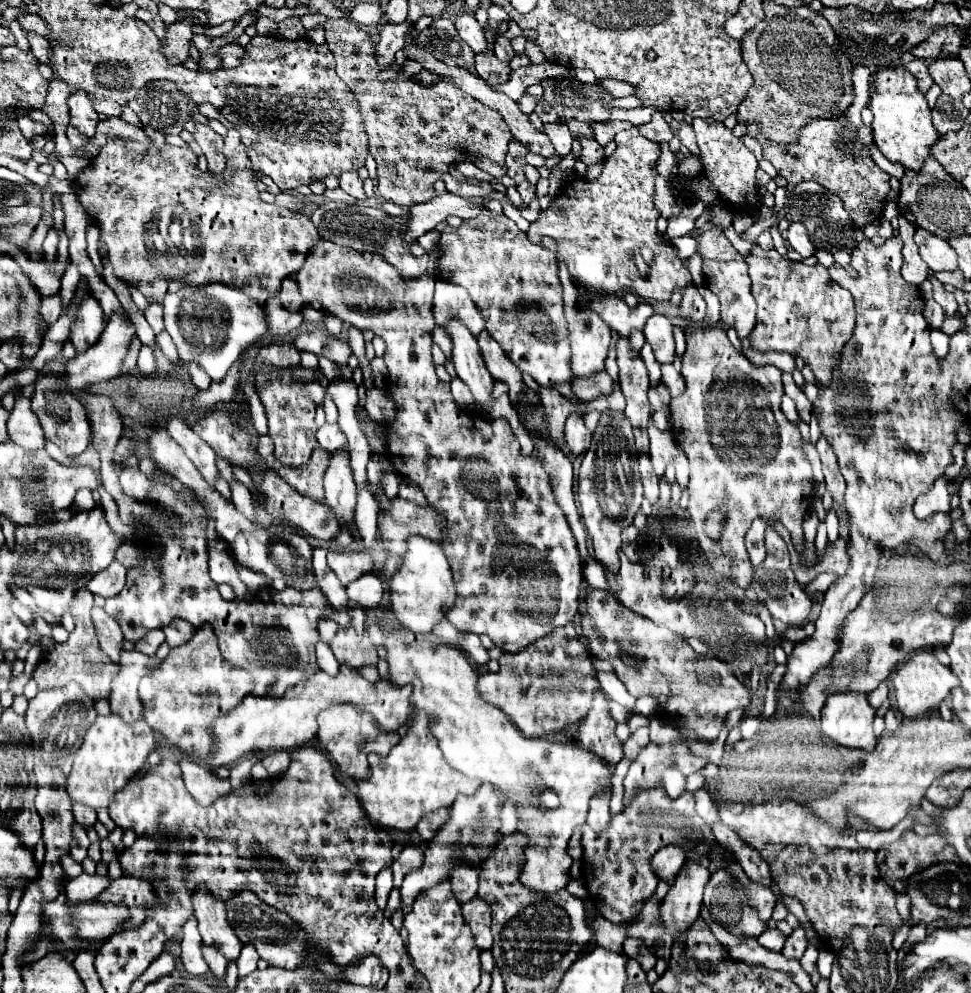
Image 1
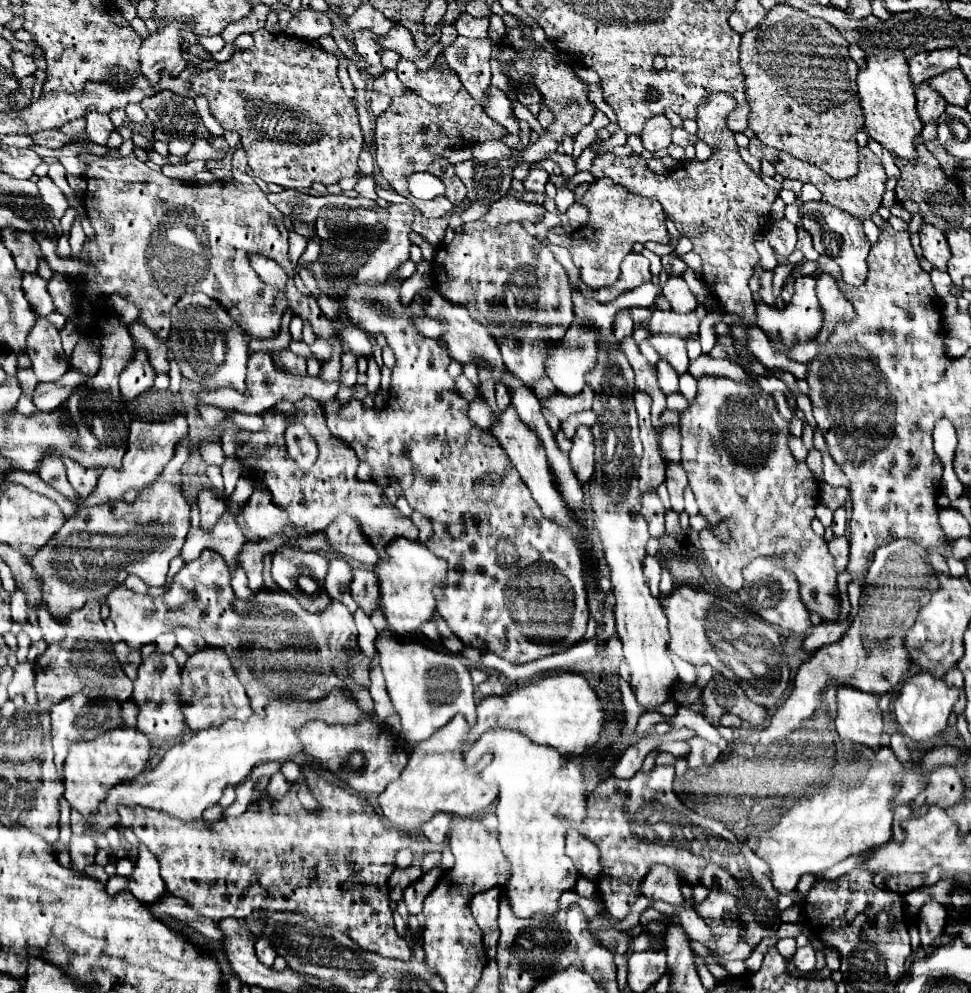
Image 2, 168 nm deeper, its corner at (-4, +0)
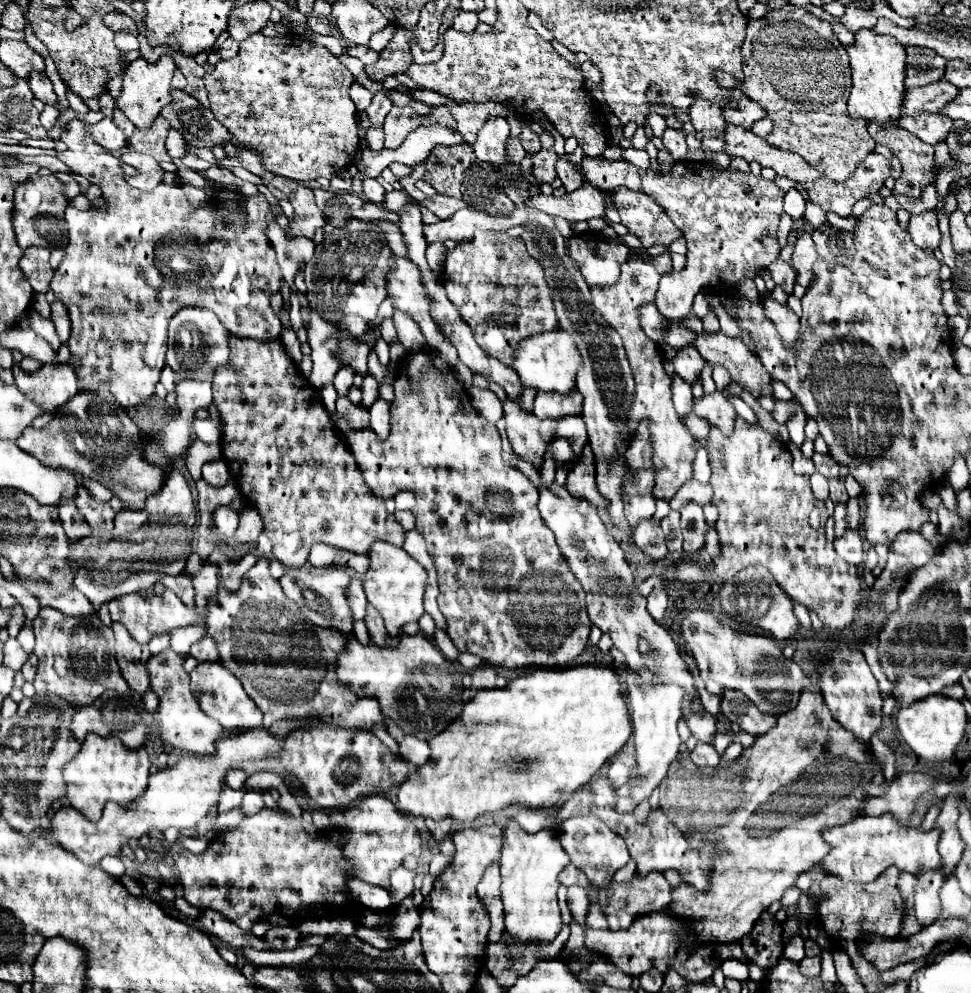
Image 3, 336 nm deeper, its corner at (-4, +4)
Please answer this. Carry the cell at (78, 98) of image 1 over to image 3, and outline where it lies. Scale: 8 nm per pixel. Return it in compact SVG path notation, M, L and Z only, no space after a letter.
M104 117L100 123L90 125L90 133L98 145L102 145L104 149L110 149L110 151L116 151L126 145L126 137L124 137L122 129L118 129L110 117Z

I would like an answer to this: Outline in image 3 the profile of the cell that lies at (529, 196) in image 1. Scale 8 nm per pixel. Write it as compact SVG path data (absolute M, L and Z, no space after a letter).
M540 149L532 157L532 177L540 183L552 183L556 177L556 169L554 169L556 159L558 155L554 153L554 149Z

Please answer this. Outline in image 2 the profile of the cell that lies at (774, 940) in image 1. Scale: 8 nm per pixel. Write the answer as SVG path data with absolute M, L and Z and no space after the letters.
M778 939L776 947L778 947L780 955L786 957L786 959L790 959L792 953L796 953L796 949L798 949L798 947L796 947L796 939Z

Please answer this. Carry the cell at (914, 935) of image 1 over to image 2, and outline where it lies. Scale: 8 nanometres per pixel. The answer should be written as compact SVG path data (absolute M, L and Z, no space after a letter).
M926 901L918 913L918 929L922 947L930 947L936 937L942 935L948 919L948 909L936 901Z

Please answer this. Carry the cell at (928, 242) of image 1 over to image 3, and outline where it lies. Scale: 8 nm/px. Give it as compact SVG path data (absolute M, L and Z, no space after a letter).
M924 211L920 215L912 215L910 225L908 225L908 233L912 235L912 241L920 249L926 249L926 251L938 249L940 239L942 239L934 211Z

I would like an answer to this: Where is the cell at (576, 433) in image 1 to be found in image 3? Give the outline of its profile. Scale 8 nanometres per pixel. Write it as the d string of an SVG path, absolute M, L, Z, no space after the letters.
M588 443L584 445L582 455L574 461L574 467L568 473L566 489L572 495L578 495L578 497L588 499L596 507L606 507L606 499L598 493L598 487L596 487L594 459L592 459L592 451L590 451L590 445Z

